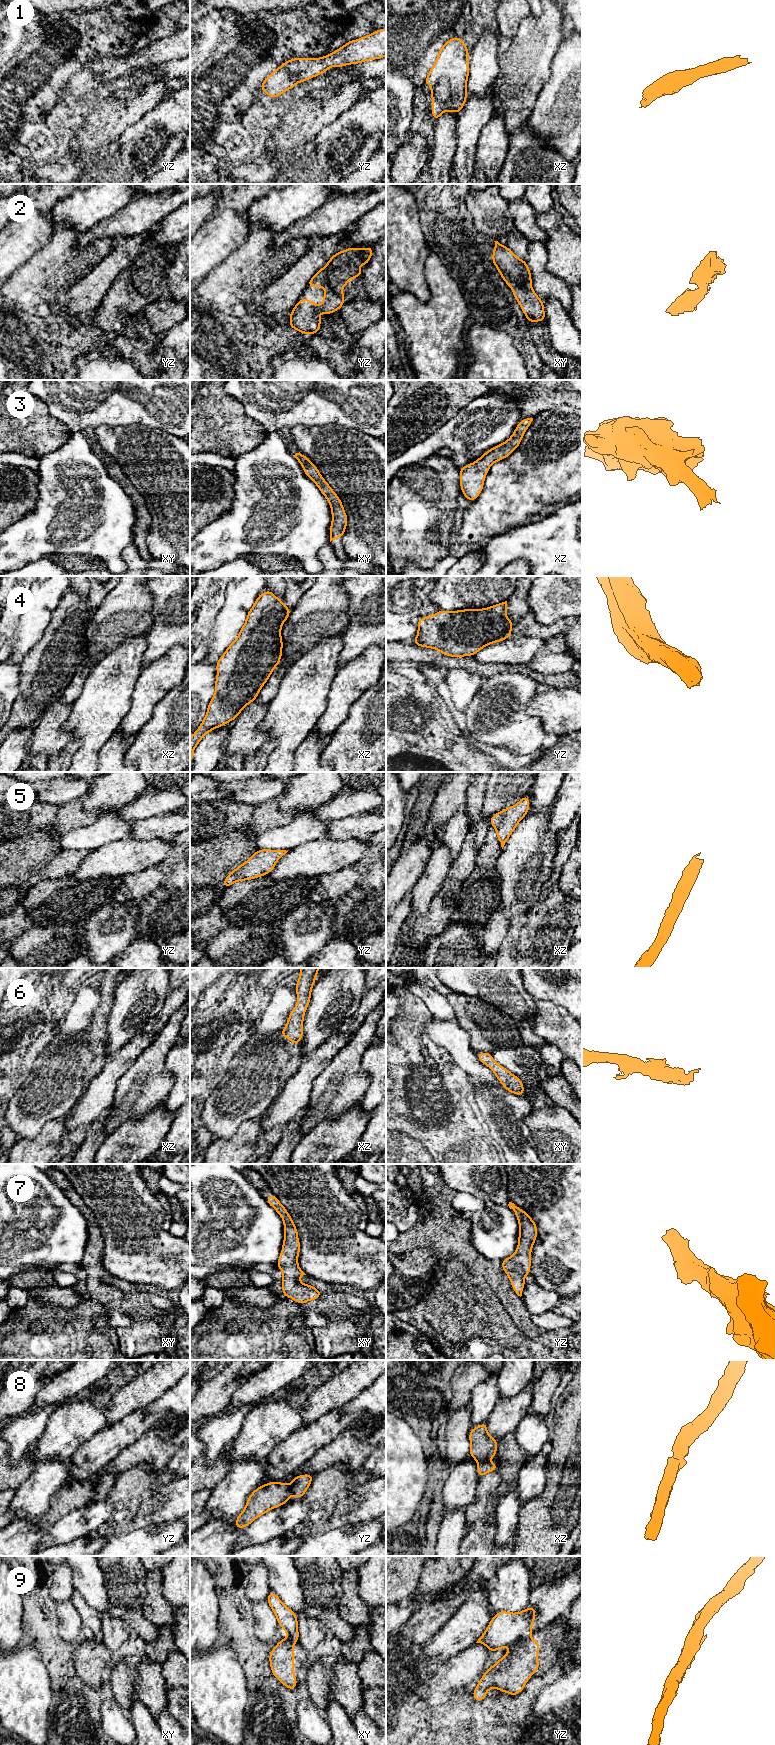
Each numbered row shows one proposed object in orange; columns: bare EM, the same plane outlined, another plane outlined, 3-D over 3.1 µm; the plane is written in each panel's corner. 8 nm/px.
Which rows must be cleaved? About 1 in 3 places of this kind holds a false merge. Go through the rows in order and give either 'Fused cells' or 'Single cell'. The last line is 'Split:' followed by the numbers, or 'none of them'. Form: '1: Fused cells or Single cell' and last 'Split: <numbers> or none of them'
1: Single cell
2: Single cell
3: Single cell
4: Single cell
5: Single cell
6: Single cell
7: Single cell
8: Single cell
9: Fused cells
Split: 9

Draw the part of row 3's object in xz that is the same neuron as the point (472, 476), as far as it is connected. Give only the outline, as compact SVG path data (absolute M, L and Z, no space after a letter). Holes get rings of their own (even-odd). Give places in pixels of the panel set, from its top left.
M533 418L522 419L510 438L485 452L474 463L460 468L460 487L463 495L474 501L481 493L490 466L508 457L519 445Z

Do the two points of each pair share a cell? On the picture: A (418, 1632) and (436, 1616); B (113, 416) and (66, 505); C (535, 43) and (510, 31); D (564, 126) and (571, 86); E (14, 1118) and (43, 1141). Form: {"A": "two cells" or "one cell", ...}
{"A": "one cell", "B": "one cell", "C": "two cells", "D": "one cell", "E": "two cells"}

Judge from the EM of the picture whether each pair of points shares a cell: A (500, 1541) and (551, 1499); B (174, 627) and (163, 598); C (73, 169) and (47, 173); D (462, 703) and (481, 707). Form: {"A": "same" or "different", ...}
{"A": "different", "B": "same", "C": "same", "D": "different"}

